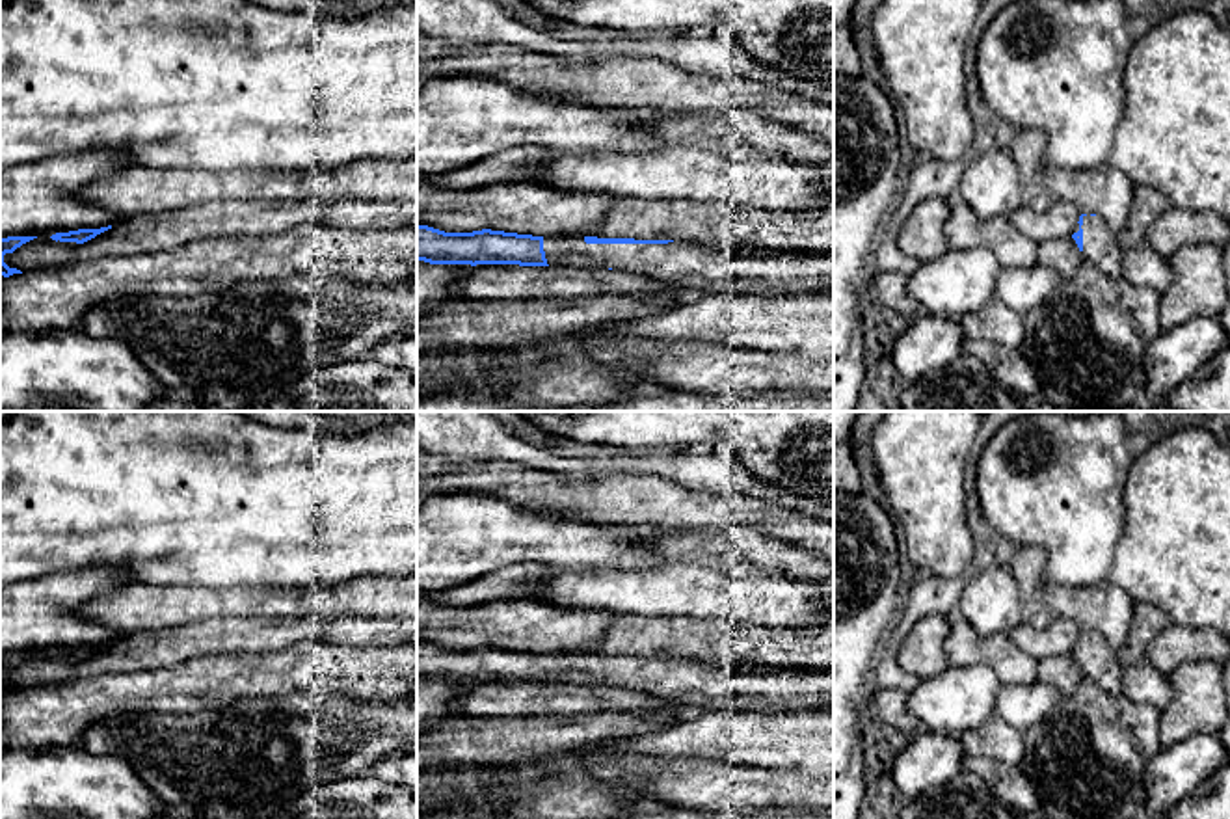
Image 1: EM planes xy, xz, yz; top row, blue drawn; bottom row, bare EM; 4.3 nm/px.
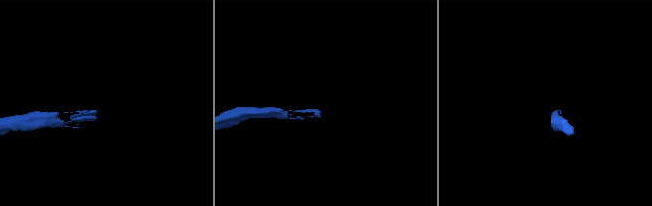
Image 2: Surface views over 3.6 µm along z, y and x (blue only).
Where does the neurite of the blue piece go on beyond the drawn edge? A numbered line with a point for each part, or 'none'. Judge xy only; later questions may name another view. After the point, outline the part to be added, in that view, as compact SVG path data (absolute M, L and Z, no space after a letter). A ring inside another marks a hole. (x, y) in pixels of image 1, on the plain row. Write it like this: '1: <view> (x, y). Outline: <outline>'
none

